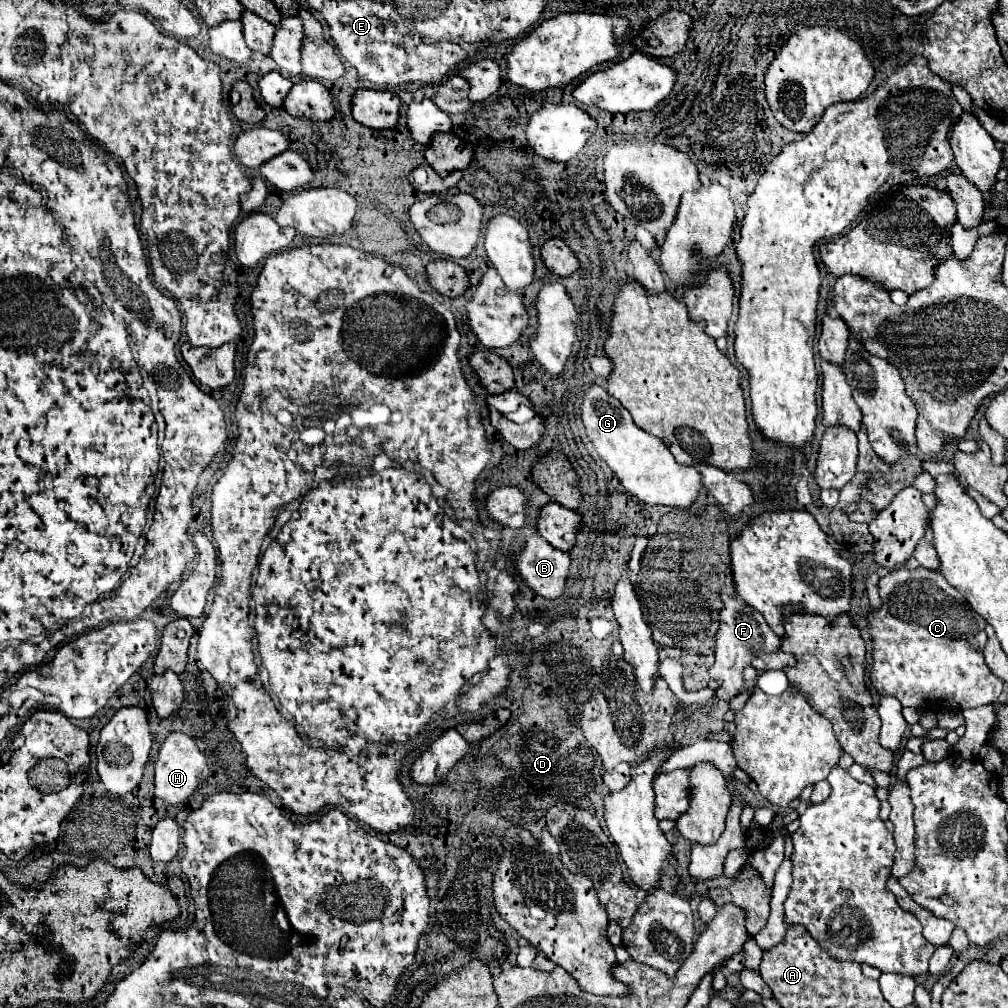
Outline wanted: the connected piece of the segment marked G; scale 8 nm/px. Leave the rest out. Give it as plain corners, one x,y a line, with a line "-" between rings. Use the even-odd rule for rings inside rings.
593,385
585,391
581,417
599,457
615,471
627,493
649,505
669,505
681,509
689,509
699,499
703,489
701,473
695,467
677,463
665,443
639,429
629,411
603,387

